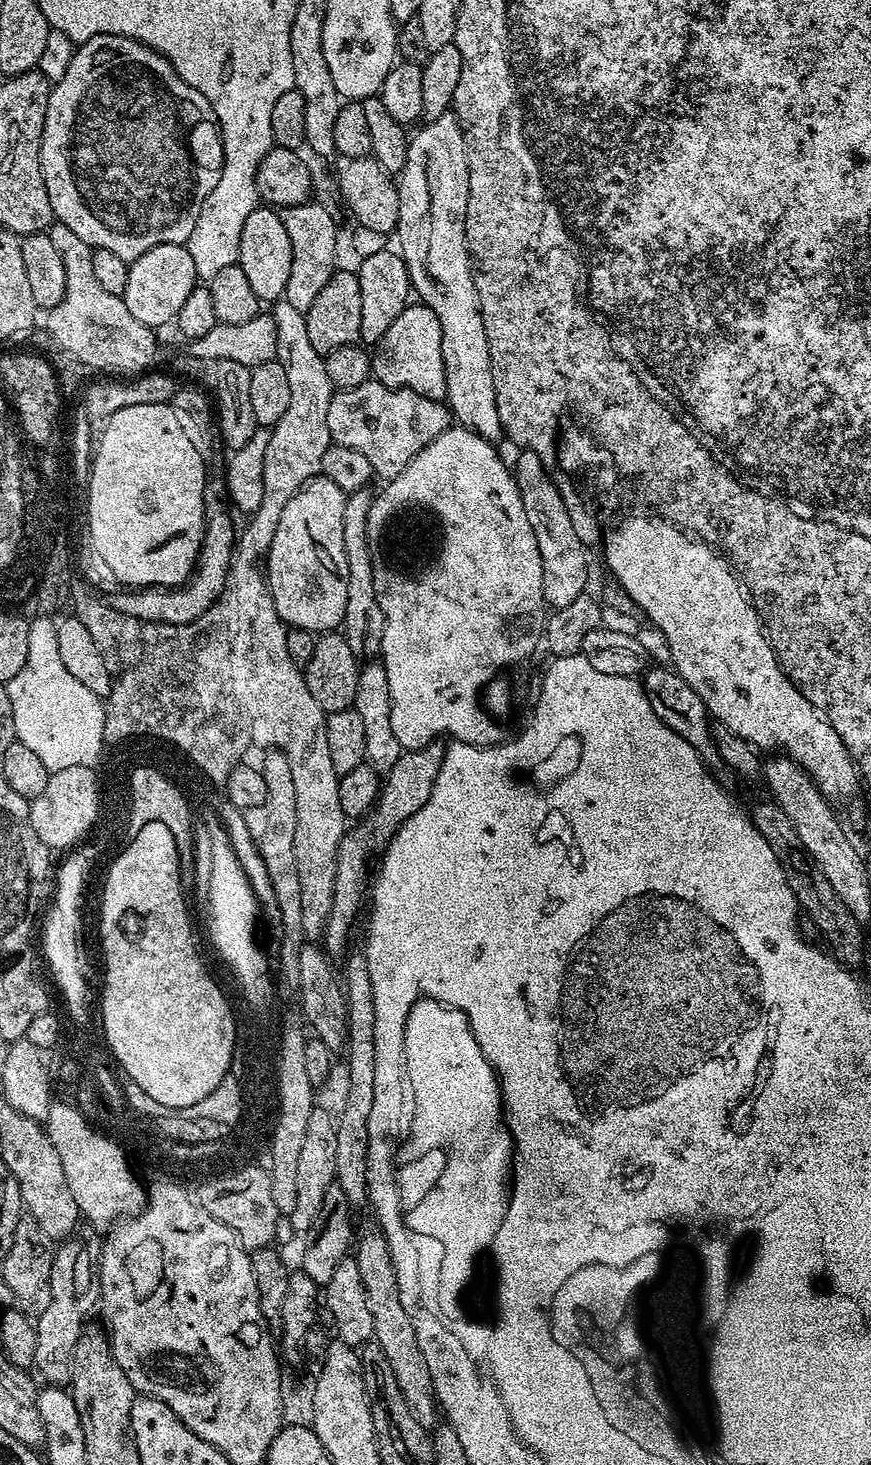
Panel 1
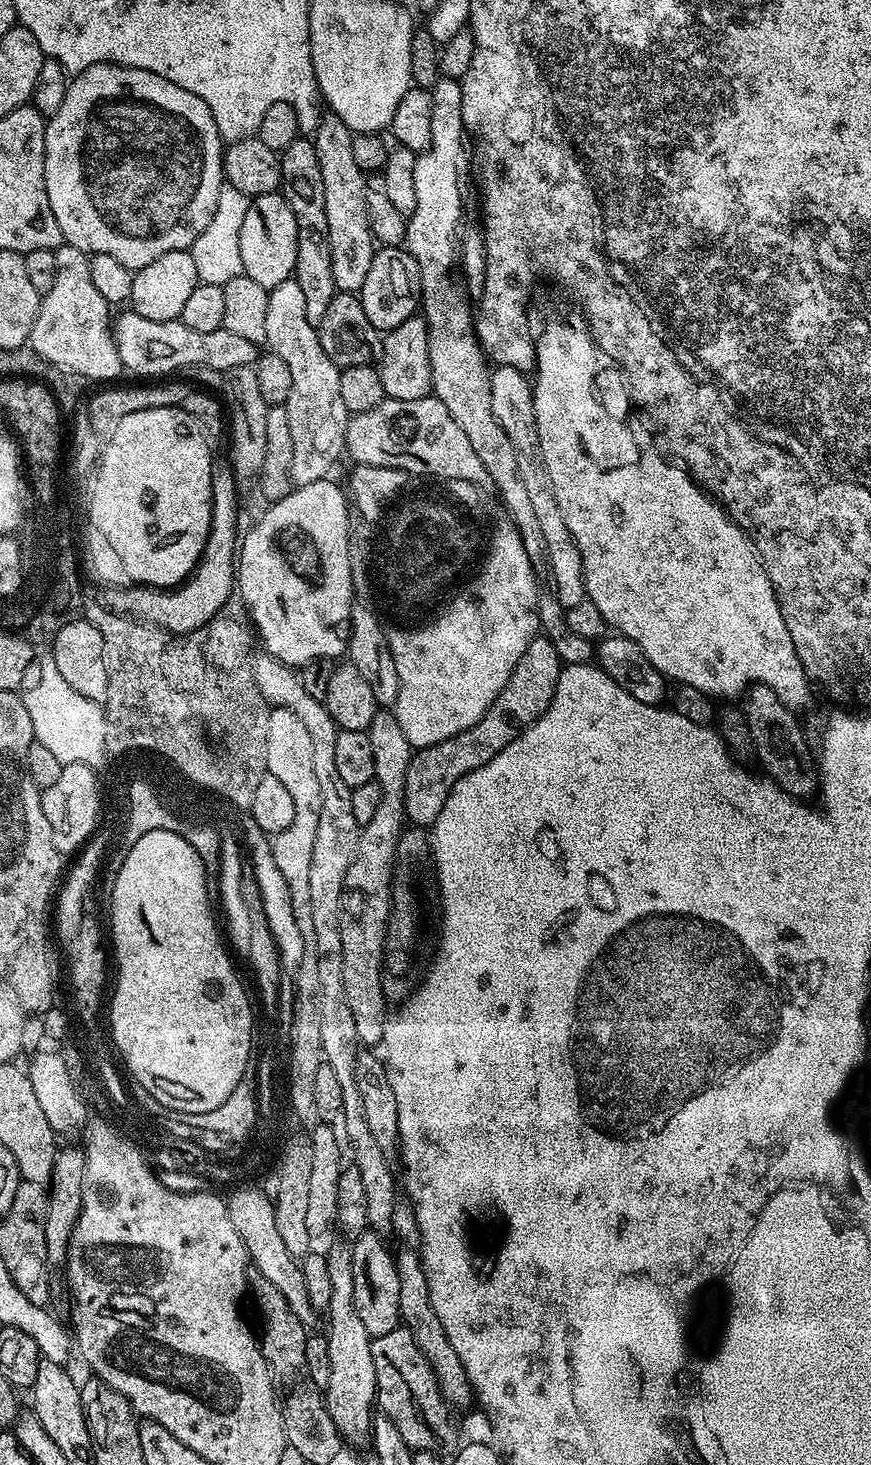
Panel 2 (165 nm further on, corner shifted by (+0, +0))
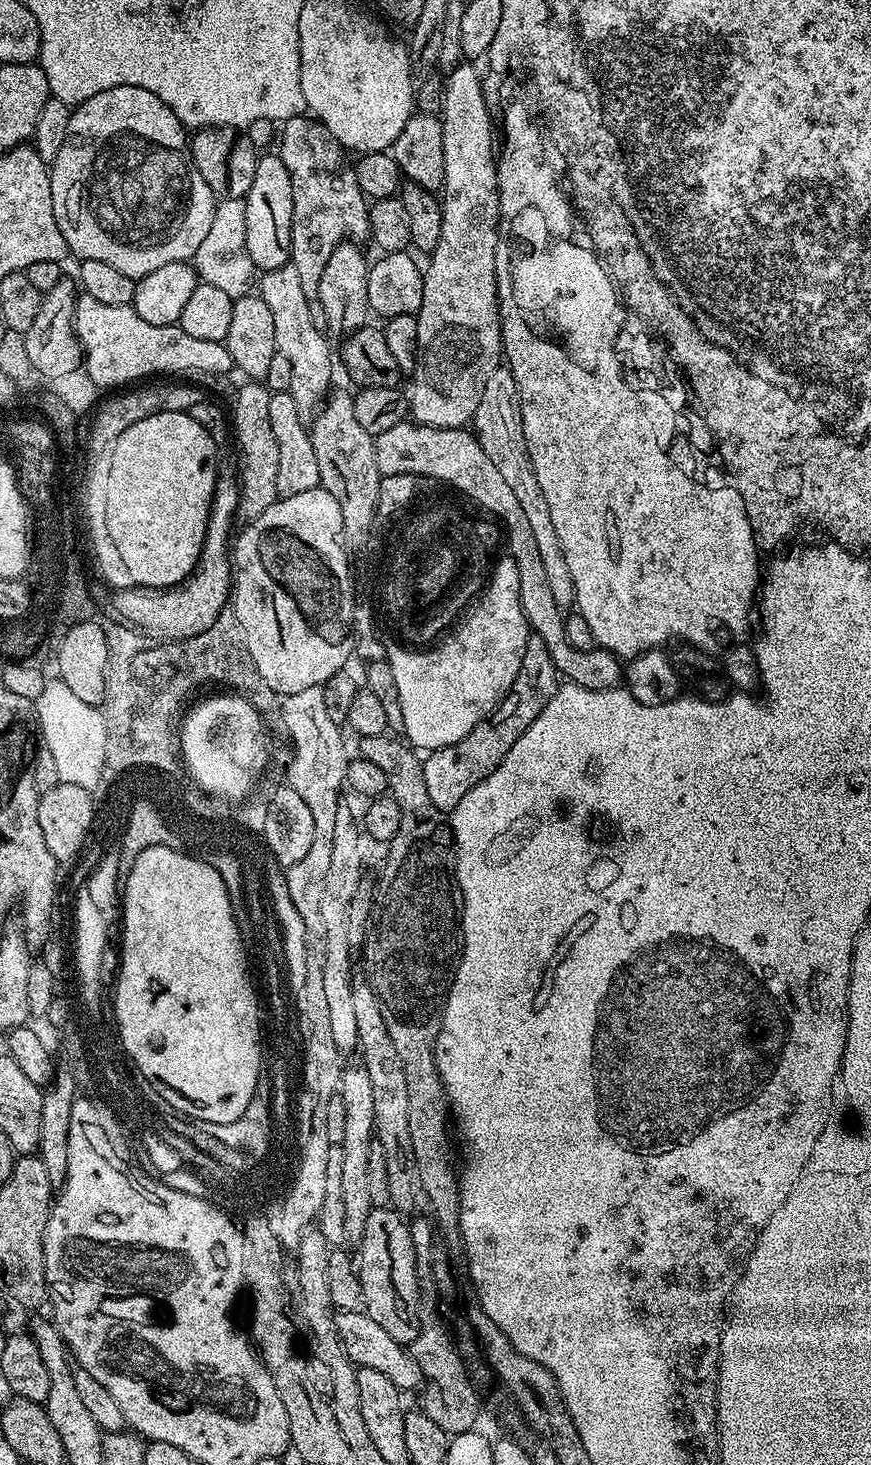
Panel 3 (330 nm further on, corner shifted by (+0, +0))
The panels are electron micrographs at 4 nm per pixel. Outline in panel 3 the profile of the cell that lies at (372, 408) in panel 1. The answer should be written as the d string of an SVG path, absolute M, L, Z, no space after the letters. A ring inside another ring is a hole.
M405 422L390 426L390 430L382 430L382 434L375 436L374 455L381 477L425 476L427 480L440 480L443 484L455 488L460 495L467 496L471 503L487 512L489 517L496 519L497 516L506 533L506 547L512 559L511 567L516 568L514 595L518 601L518 610L526 614L528 627L535 636L546 642L546 650L550 650L550 658L554 658L557 672L569 685L586 690L621 687L626 676L621 657L599 646L592 652L570 646L570 638L566 638L564 629L565 613L558 606L558 602L554 602L534 533L526 523L526 514L522 511L518 497L512 493L510 486L506 486L502 474L498 474L494 462L490 462L486 450L482 450L471 431L464 428L431 428L425 424Z

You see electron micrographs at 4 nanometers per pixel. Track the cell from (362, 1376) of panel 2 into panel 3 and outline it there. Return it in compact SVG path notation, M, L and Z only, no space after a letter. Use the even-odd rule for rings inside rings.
M362 1066L356 1068L345 1067L340 1073L340 1087L338 1094L346 1106L345 1134L342 1134L342 1142L339 1148L342 1150L342 1202L346 1210L346 1229L353 1241L359 1242L364 1237L366 1230L366 1218L372 1213L370 1202L369 1167L370 1146L374 1142L374 1093L370 1074Z

